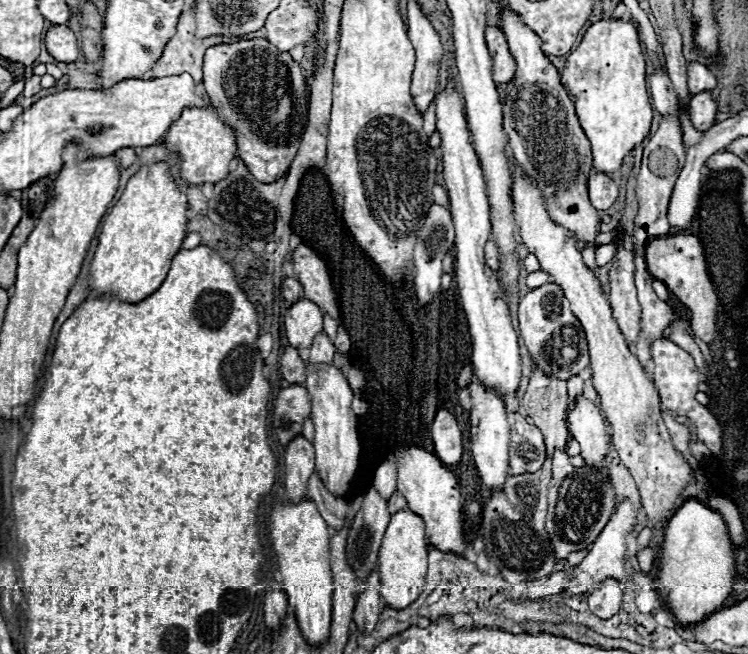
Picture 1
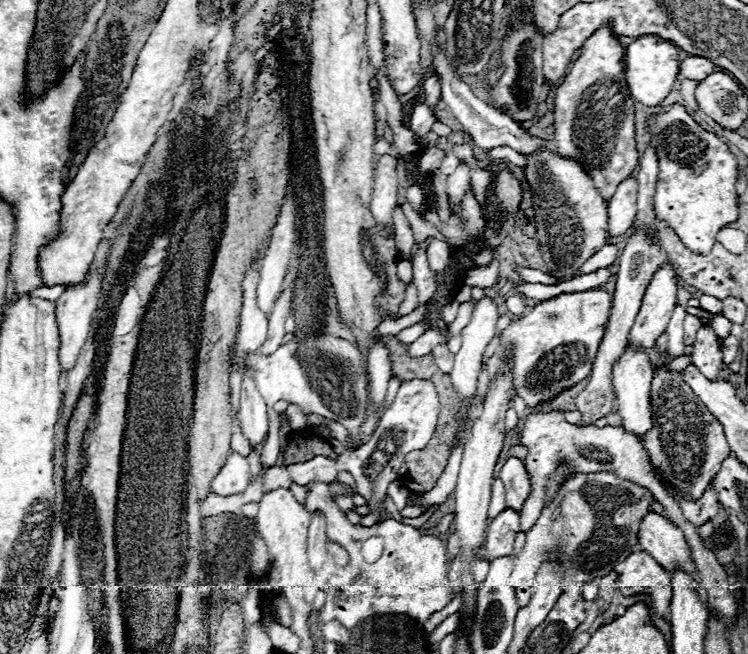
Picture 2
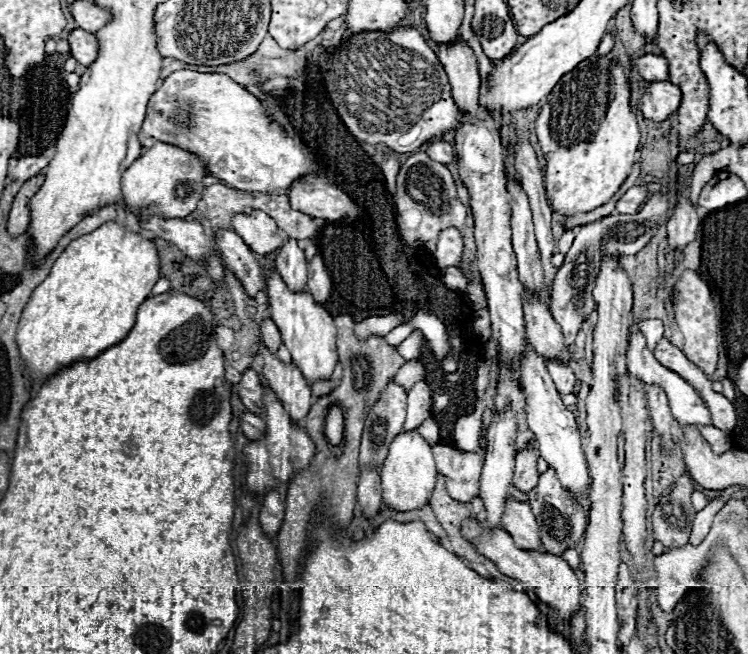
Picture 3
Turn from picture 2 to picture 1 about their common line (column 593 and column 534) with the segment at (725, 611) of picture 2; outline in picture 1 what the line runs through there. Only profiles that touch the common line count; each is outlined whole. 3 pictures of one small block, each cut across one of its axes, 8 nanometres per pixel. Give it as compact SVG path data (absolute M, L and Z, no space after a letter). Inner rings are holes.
M508 414L510 424L510 474L526 474L542 468L546 460L542 432L536 426L526 424L524 416Z

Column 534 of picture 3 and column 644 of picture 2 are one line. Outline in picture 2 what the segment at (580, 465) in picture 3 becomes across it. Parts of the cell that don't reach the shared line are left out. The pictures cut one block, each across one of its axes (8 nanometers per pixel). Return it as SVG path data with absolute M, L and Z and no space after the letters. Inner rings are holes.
M630 346L614 366L614 392L618 398L618 414L622 418L622 426L626 432L636 434L640 440L644 438L646 432L652 430L654 420L652 420L652 404L650 404L650 390L652 390L652 364L646 356L646 352L634 352Z

